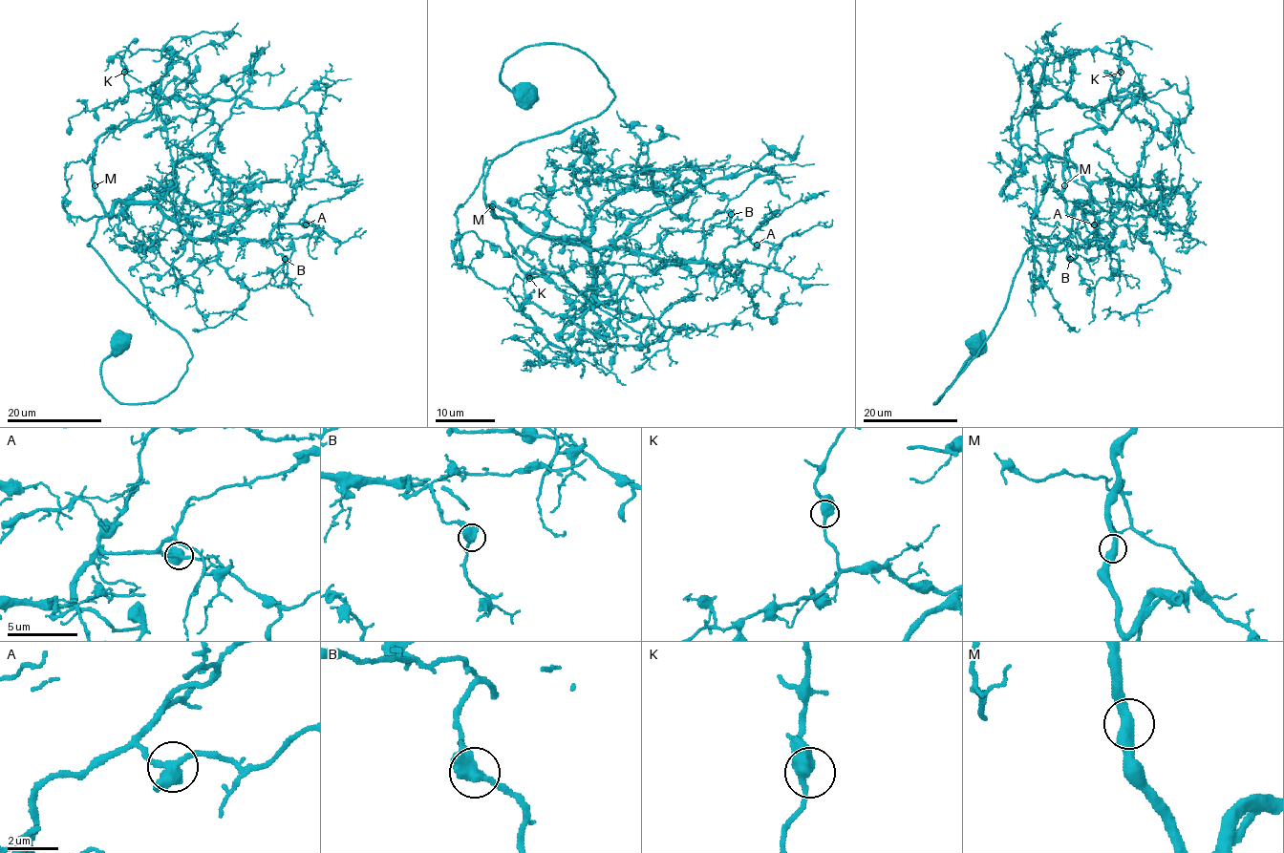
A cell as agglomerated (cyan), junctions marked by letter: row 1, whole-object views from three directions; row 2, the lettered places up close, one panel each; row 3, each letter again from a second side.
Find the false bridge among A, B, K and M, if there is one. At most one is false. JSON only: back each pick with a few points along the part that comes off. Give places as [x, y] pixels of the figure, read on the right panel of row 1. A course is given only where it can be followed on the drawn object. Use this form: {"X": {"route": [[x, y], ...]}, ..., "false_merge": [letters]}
{"false_merge": []}

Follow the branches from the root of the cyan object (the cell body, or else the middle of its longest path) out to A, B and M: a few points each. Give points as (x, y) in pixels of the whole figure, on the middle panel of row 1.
A: (524, 94), (502, 64), (565, 43), (613, 98), (499, 155), (484, 180), (495, 216), (712, 267), (757, 244)
B: (524, 94), (502, 64), (565, 43), (613, 98), (499, 155), (495, 216), (700, 261), (704, 222), (731, 214)
M: (524, 94), (502, 64), (565, 43), (613, 98), (499, 155), (484, 202), (512, 216), (492, 206)

